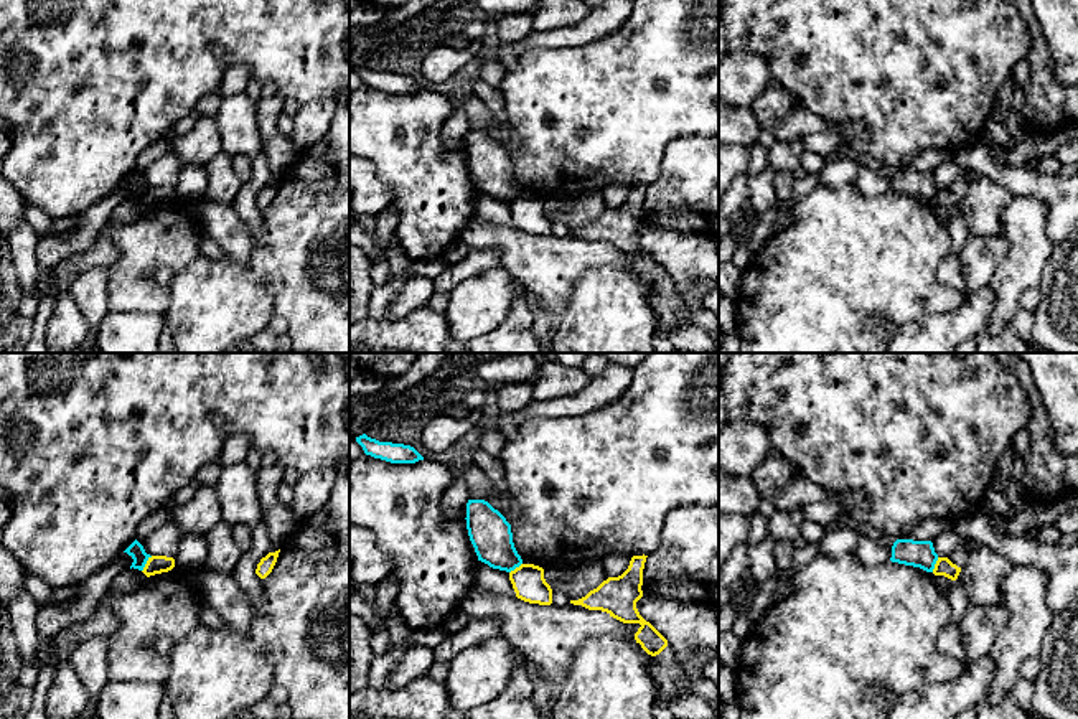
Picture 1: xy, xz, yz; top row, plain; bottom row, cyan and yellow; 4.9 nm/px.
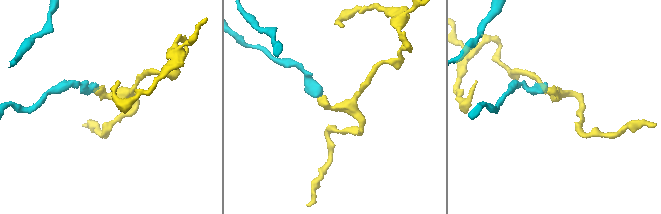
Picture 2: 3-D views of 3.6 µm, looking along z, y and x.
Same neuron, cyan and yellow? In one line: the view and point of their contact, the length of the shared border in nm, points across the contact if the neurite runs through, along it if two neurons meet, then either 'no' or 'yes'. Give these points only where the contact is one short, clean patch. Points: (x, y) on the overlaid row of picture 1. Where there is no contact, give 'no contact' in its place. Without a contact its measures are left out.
contact xy (145, 563); length 90 nm; border xy (152, 556), (142, 571); no

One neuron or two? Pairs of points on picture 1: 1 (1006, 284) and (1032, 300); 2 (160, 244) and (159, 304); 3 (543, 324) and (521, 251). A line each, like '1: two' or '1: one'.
1: two
2: one
3: two

